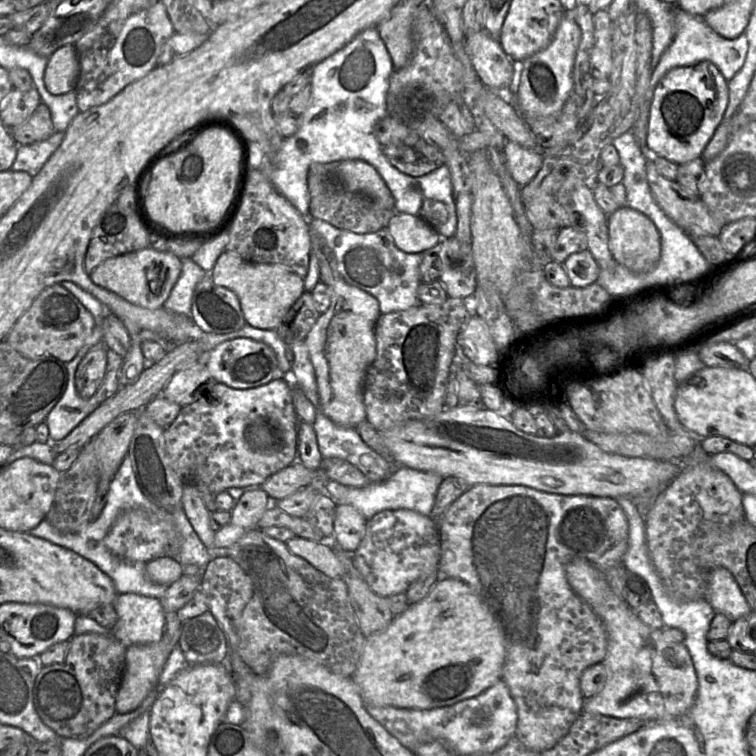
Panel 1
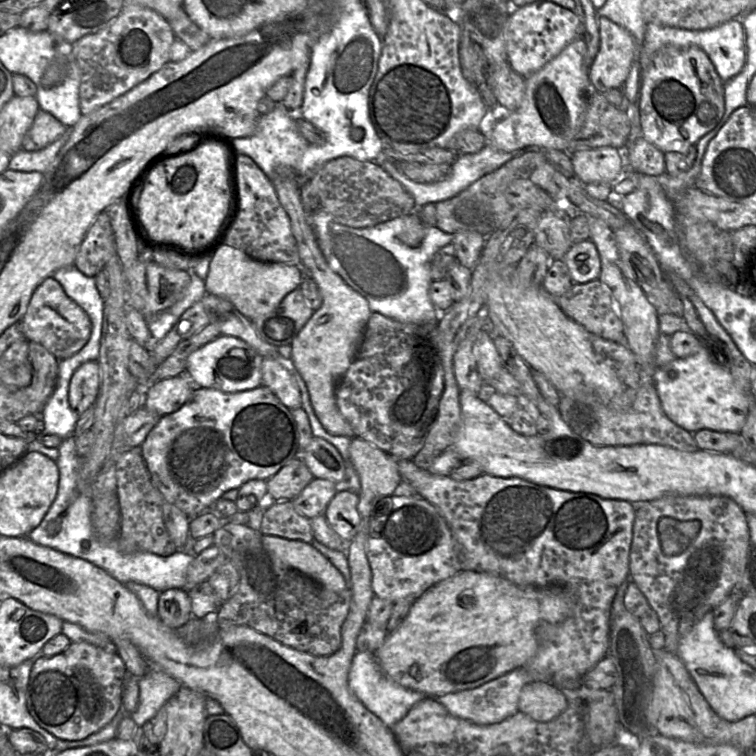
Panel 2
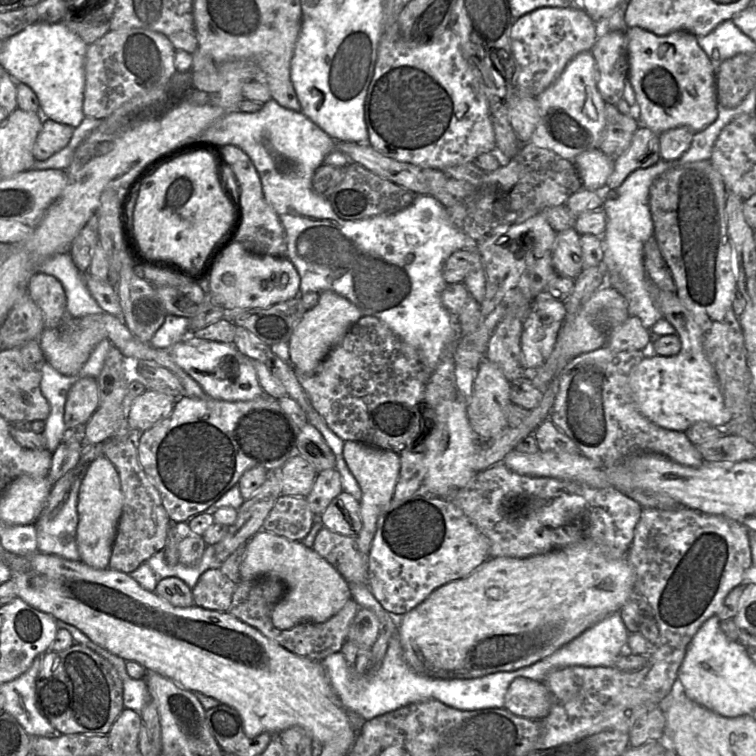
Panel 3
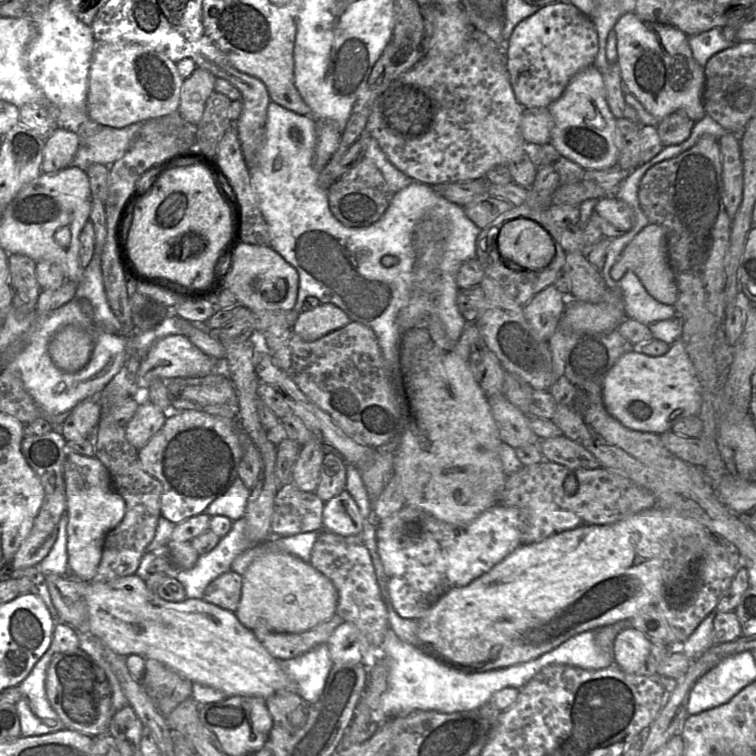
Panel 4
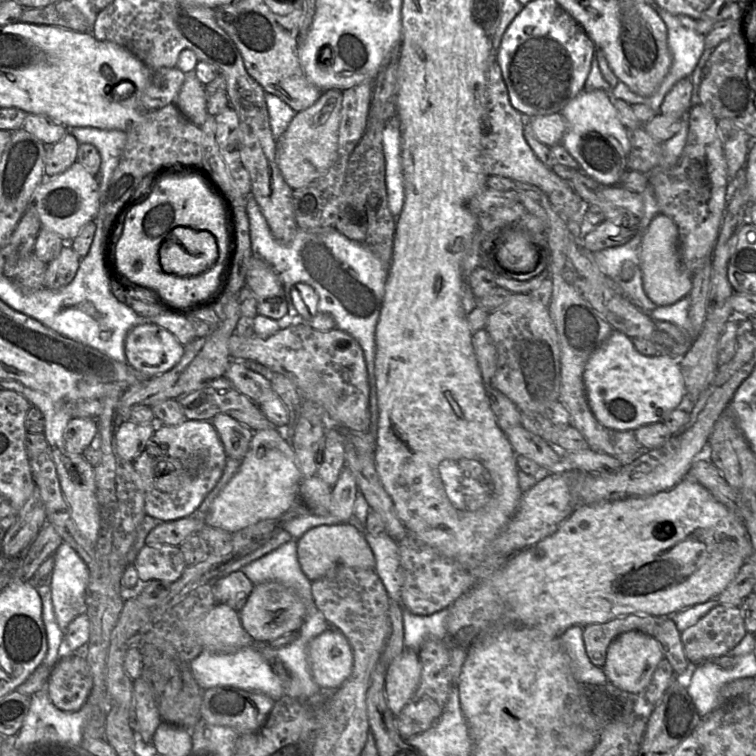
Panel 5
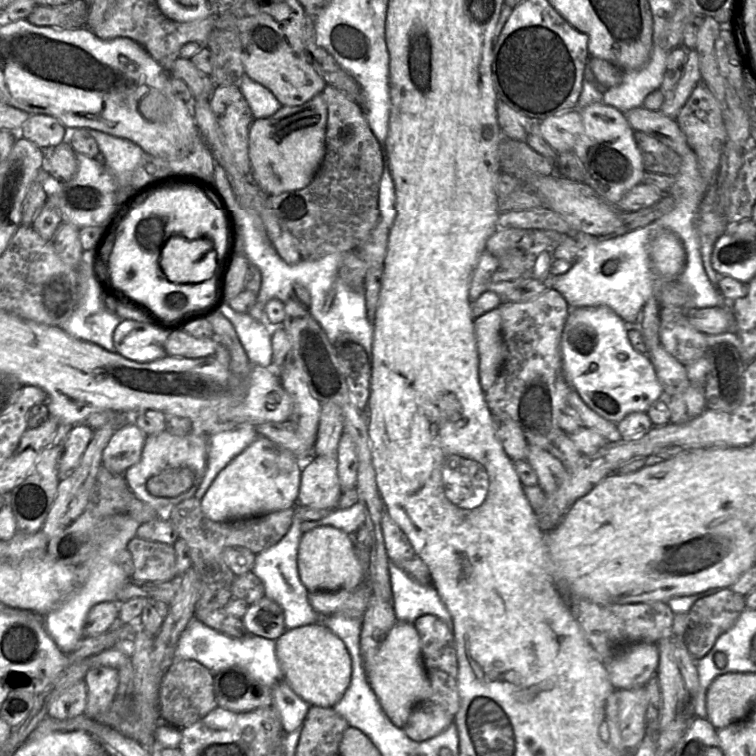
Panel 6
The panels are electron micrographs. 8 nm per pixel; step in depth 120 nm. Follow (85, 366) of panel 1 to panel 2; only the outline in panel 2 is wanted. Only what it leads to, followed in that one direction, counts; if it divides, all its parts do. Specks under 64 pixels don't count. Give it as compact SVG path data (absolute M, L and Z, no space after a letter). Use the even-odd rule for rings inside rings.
M88 361L80 365L73 374L68 401L73 412L80 416L94 405L100 388L100 367L98 361Z

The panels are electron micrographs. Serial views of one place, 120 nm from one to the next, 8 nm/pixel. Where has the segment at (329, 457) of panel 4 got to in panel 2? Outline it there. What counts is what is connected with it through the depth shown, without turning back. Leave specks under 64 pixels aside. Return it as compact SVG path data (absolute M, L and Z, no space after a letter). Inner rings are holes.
M313 478L302 492L291 501L299 514L312 519L324 513L337 491L338 484L327 479Z

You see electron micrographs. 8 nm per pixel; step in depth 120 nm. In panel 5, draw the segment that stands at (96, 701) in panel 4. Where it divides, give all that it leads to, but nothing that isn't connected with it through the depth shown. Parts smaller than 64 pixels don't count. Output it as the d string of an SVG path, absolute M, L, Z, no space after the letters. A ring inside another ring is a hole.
M63 654L52 668L46 690L52 704L63 712L77 712L85 704L92 688L86 660L75 654Z

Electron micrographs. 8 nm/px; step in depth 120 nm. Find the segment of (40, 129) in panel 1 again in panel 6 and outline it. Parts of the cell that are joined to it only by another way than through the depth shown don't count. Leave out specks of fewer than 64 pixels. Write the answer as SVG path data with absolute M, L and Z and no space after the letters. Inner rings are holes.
M64 141L55 148L46 151L44 169L57 183L66 183L76 174L78 162L75 151L68 141Z

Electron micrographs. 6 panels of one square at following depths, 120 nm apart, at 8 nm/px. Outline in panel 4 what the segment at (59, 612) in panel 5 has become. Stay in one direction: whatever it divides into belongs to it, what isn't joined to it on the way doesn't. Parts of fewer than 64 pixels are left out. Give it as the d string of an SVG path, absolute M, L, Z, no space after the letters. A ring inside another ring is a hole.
M65 512L60 519L56 540L49 553L39 564L40 571L43 575L56 574L60 576L71 576L68 568L67 527L68 515Z

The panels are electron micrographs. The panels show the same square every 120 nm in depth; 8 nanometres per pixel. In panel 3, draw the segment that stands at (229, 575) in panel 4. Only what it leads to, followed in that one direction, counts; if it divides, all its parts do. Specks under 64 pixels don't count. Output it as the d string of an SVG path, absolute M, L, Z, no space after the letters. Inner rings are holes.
M220 568L209 569L201 575L192 589L194 605L228 612L235 588L236 582L225 576Z

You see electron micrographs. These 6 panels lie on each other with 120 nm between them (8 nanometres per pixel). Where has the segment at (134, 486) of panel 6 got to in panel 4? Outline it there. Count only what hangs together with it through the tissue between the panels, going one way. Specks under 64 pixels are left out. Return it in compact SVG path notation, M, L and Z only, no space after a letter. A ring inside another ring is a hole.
M196 410L168 415L160 430L138 450L138 457L144 470L162 484L161 515L174 524L205 513L208 506L222 496L238 477L242 456L240 423L236 419Z

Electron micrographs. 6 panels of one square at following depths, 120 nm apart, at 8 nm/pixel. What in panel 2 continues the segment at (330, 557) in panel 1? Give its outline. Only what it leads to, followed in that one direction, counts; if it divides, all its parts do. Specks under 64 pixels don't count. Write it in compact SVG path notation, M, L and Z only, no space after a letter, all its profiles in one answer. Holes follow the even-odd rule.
M262 535L261 541L272 556L326 589L338 593L347 588L341 572L311 544L274 535Z

